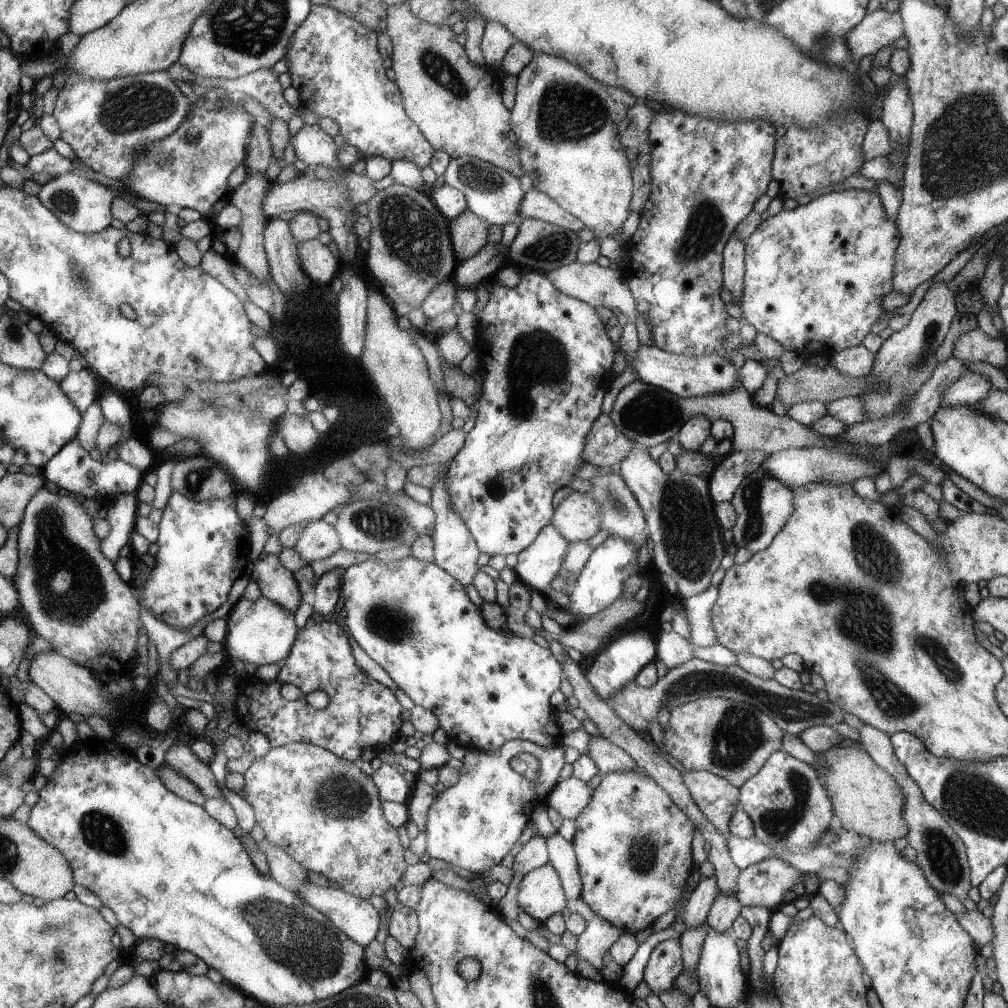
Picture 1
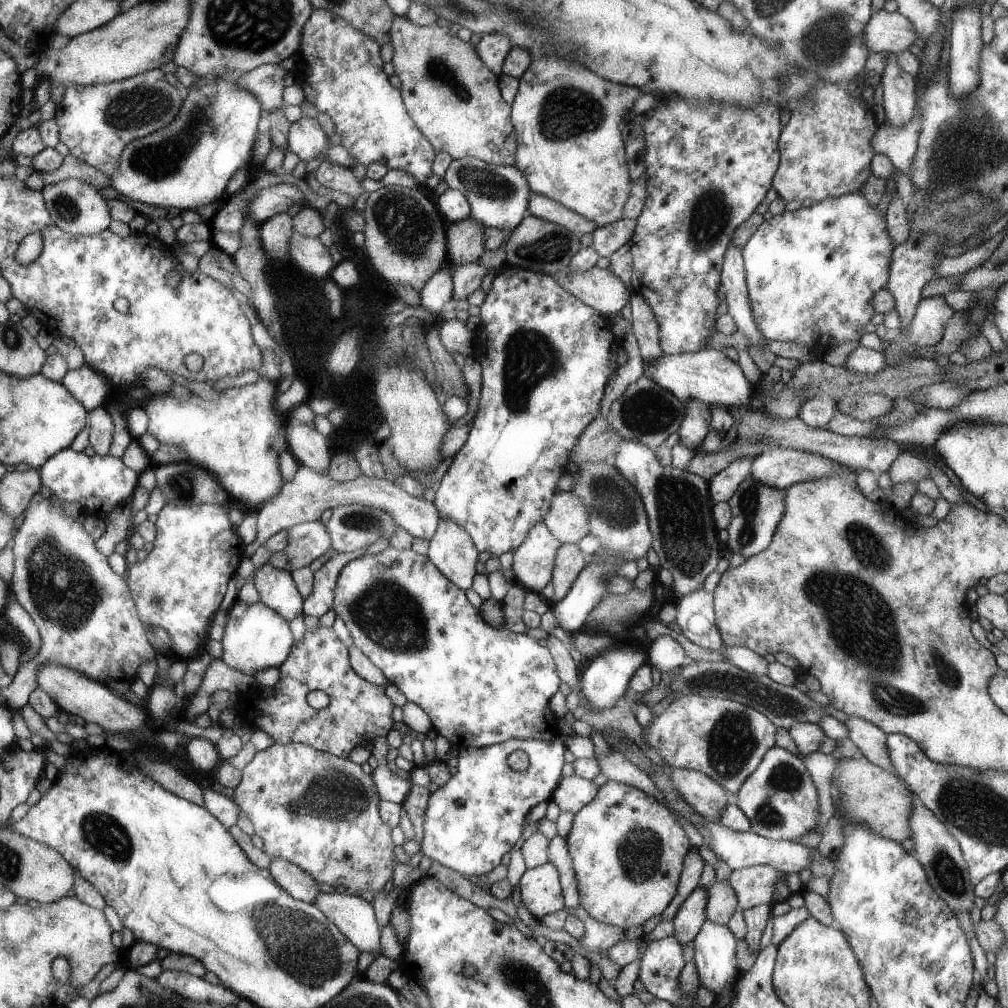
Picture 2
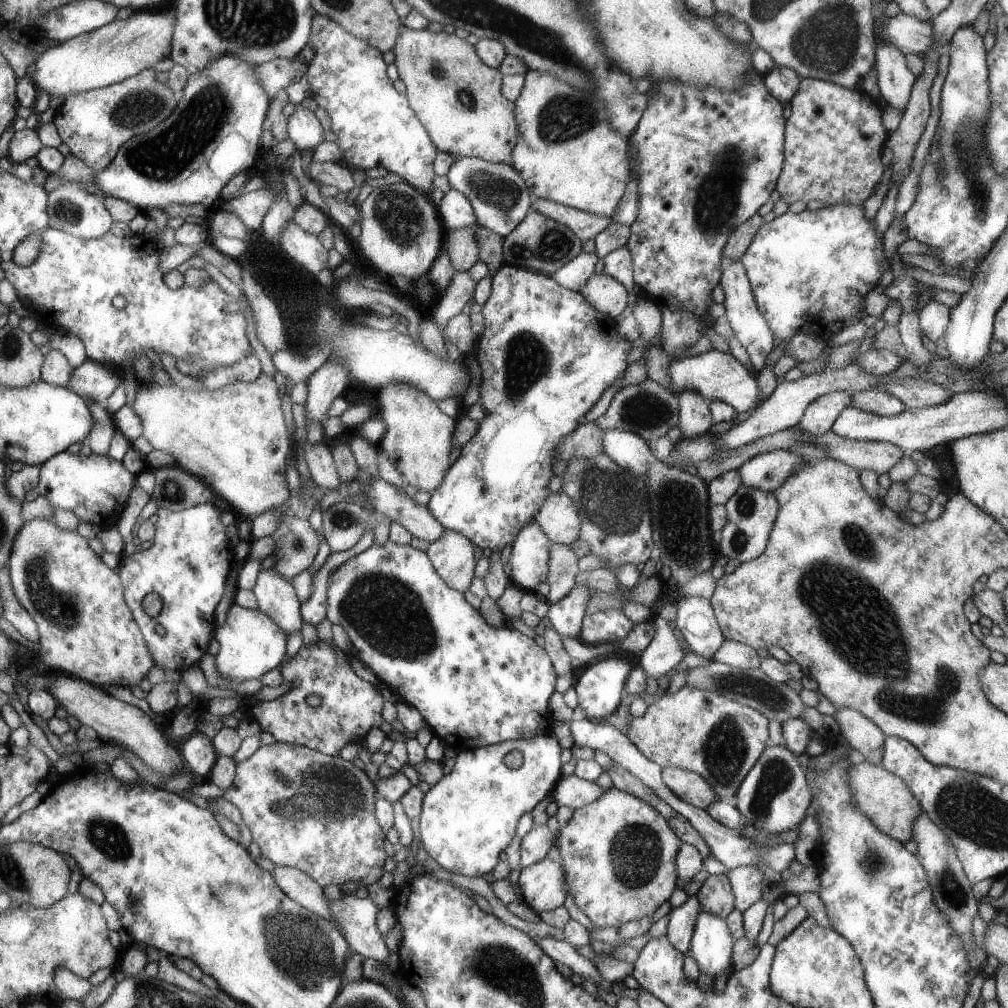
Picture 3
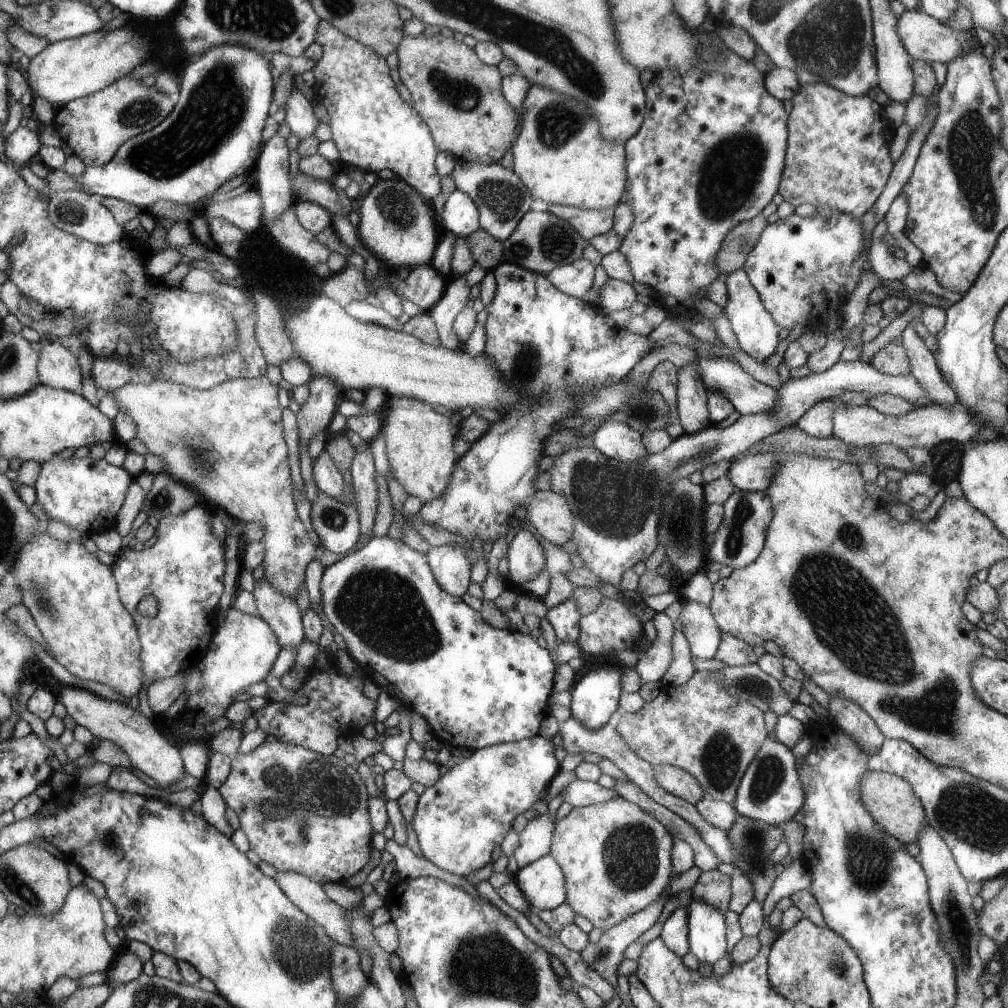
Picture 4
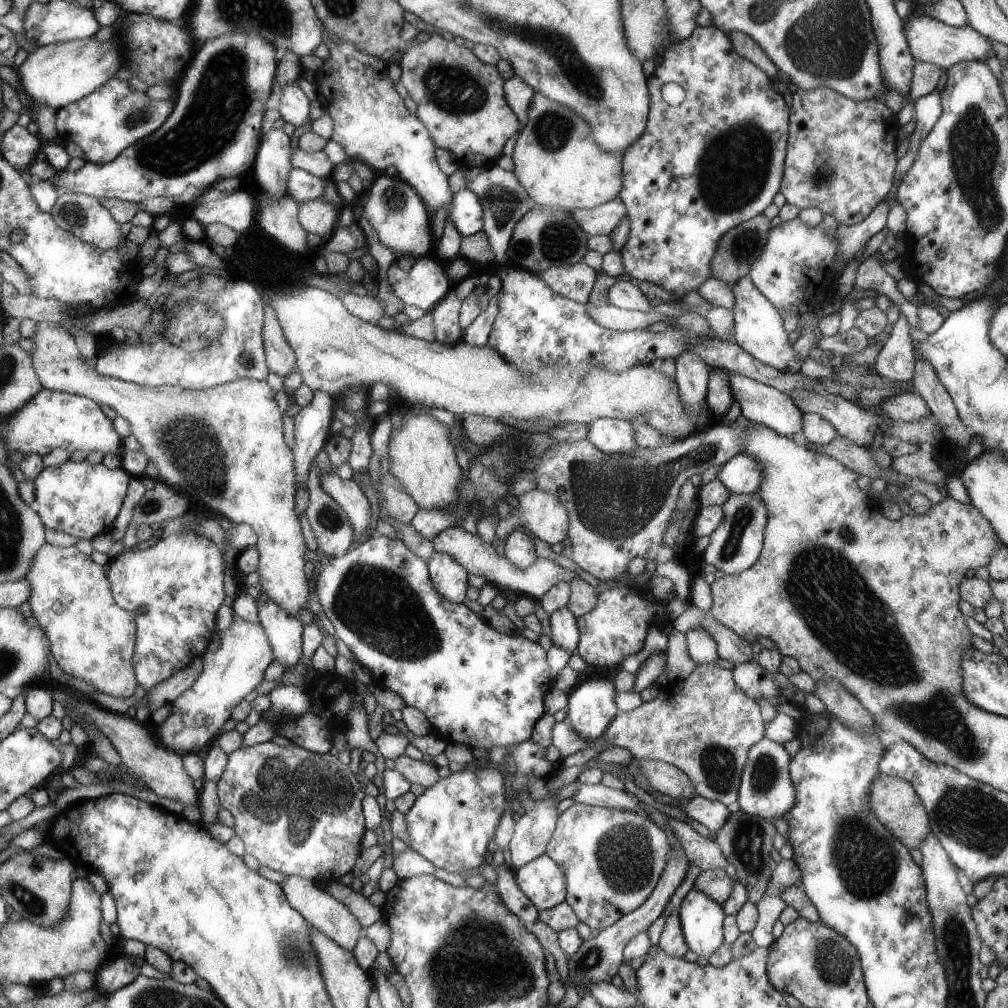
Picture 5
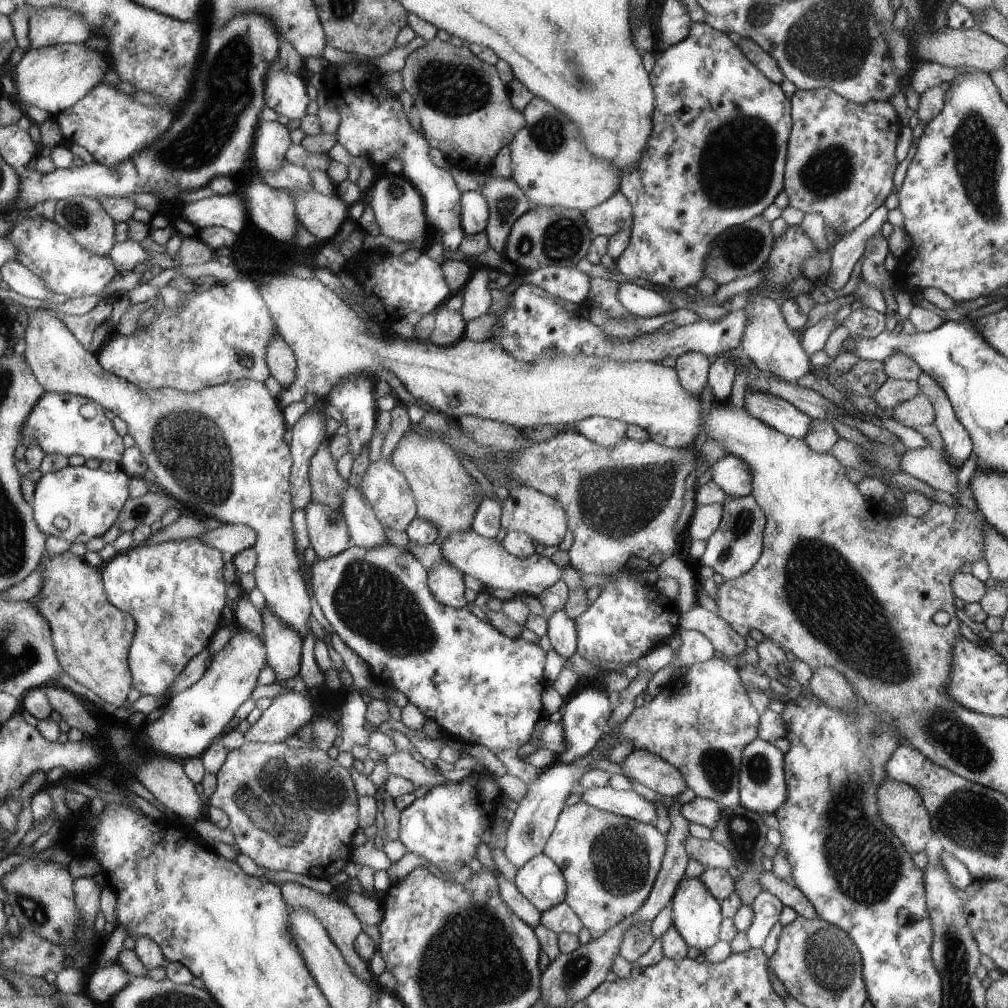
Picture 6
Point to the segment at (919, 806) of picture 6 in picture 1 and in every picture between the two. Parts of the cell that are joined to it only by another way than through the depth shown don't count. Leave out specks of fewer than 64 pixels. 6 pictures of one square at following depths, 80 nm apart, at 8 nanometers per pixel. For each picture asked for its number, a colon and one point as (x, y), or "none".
1: (868, 801)
2: (866, 793)
3: (885, 799)
4: (889, 799)
5: (894, 802)

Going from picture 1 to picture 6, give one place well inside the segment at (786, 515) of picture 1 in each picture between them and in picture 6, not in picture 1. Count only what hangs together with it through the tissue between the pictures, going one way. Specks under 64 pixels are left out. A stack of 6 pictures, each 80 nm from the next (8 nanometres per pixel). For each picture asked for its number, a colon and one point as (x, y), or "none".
2: (757, 509)
3: (752, 512)
4: (739, 542)
5: (736, 546)
6: (735, 548)

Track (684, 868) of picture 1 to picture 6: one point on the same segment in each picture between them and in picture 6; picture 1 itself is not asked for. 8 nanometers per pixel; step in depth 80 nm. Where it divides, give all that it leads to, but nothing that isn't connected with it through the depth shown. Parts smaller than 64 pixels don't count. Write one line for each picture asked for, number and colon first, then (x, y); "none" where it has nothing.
2: (627, 849)
3: (618, 853)
4: (616, 858)
5: (613, 860)
6: (610, 863)

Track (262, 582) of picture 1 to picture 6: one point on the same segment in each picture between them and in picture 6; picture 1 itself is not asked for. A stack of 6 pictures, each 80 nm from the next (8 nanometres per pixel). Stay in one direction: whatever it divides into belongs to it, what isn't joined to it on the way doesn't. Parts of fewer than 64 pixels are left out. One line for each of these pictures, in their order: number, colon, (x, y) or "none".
2: (276, 588)
3: (276, 597)
4: (282, 613)
5: (285, 631)
6: (283, 645)

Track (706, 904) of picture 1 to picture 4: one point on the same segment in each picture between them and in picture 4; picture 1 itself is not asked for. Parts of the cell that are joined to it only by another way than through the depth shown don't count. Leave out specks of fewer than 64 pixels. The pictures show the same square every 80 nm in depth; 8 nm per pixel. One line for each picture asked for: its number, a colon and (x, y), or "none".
2: (688, 920)
3: (681, 920)
4: (675, 931)

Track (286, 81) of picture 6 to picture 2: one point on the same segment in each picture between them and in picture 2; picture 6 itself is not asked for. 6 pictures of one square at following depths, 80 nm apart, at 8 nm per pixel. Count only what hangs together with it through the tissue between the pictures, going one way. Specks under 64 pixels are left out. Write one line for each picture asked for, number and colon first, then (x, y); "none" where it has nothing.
2: (306, 139)
3: (304, 129)
4: (300, 118)
5: (294, 107)

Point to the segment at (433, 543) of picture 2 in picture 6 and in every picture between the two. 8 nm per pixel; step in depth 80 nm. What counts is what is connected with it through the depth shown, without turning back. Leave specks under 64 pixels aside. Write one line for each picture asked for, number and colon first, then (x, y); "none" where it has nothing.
3: (452, 556)
4: (451, 566)
5: (449, 578)
6: (446, 582)

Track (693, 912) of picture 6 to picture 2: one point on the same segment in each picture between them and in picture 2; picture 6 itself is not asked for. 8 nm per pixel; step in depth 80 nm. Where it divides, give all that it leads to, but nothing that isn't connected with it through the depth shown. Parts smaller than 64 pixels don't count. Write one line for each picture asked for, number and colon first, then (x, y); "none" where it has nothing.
2: (715, 948)
3: (712, 947)
4: (708, 931)
5: (702, 920)

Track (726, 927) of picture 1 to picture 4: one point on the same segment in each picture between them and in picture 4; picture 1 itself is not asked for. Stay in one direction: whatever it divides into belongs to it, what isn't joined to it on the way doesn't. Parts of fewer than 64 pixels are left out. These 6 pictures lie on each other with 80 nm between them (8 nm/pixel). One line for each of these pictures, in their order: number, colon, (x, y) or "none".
2: (721, 904)
3: (715, 895)
4: (714, 888)

